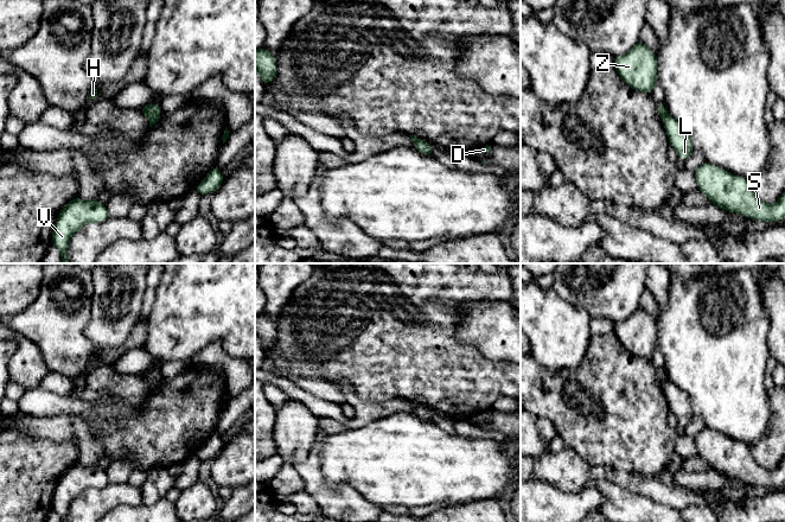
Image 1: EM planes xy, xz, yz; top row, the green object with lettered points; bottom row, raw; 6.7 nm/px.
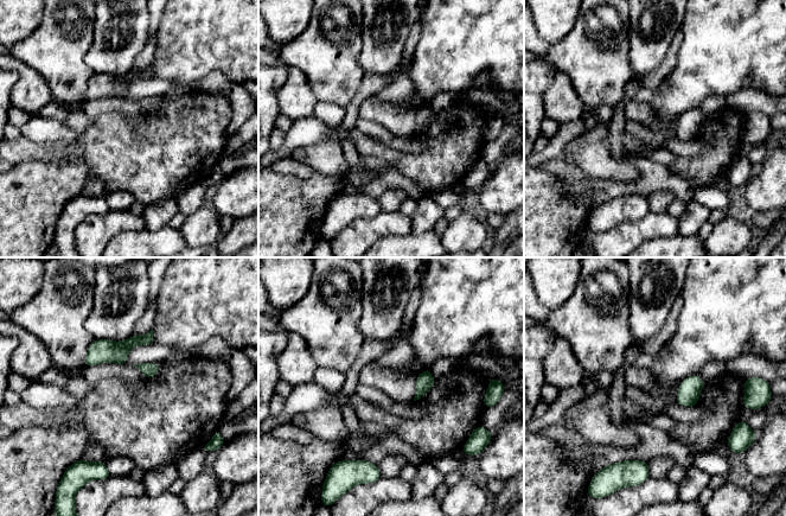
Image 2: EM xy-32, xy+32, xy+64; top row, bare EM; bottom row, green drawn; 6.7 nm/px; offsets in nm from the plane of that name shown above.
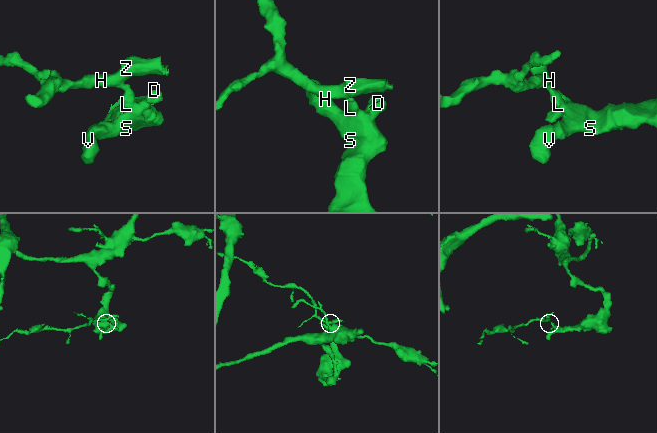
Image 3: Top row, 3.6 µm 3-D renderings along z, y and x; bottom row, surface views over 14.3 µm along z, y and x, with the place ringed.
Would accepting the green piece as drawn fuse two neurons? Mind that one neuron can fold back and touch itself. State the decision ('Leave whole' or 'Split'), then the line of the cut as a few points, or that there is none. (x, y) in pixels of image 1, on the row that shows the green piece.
Split. Split along yz (667, 113), (662, 118)

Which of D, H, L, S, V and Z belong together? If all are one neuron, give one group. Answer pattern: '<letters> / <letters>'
D L S V / H Z

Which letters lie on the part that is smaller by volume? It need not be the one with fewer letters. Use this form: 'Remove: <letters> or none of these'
Remove: H, Z

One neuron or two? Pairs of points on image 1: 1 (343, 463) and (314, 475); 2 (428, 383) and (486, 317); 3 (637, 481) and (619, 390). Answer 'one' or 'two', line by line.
1: two
2: two
3: two

